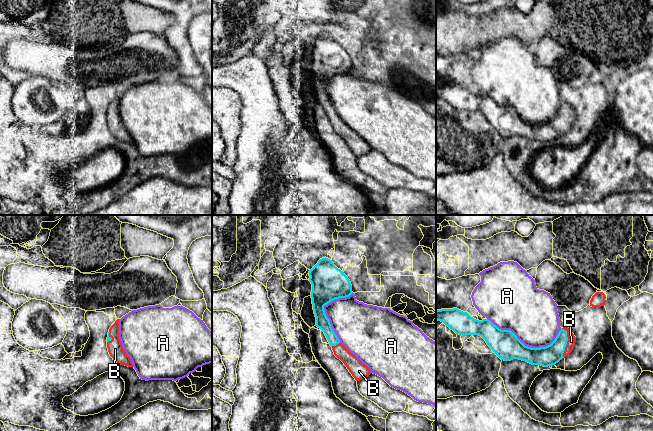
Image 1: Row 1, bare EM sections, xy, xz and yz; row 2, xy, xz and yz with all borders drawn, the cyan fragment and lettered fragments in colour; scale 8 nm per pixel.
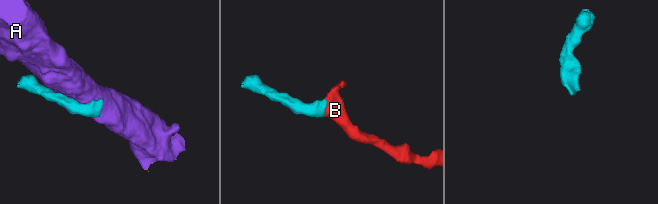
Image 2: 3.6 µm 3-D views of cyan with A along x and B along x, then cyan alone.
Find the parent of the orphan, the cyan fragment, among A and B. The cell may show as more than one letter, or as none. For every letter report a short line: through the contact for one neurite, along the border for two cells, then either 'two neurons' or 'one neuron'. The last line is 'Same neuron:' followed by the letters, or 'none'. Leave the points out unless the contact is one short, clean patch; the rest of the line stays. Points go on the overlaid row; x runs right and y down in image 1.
A: two neurons
B: line yz (546, 356), (555, 352), (567, 340), (571, 341); one neuron
Same neuron: B

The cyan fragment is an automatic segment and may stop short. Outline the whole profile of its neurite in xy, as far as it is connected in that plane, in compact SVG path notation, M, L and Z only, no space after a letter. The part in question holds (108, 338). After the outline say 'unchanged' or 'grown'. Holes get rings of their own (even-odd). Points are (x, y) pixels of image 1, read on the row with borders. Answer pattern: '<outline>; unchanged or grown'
M119 320L110 327L107 337L107 348L110 356L120 365L133 367L130 357L126 354L119 338Z; grown

